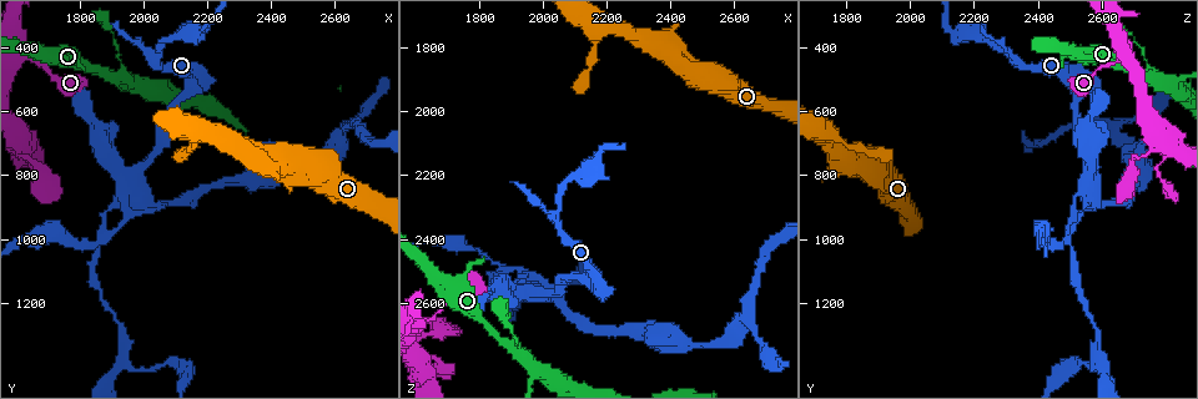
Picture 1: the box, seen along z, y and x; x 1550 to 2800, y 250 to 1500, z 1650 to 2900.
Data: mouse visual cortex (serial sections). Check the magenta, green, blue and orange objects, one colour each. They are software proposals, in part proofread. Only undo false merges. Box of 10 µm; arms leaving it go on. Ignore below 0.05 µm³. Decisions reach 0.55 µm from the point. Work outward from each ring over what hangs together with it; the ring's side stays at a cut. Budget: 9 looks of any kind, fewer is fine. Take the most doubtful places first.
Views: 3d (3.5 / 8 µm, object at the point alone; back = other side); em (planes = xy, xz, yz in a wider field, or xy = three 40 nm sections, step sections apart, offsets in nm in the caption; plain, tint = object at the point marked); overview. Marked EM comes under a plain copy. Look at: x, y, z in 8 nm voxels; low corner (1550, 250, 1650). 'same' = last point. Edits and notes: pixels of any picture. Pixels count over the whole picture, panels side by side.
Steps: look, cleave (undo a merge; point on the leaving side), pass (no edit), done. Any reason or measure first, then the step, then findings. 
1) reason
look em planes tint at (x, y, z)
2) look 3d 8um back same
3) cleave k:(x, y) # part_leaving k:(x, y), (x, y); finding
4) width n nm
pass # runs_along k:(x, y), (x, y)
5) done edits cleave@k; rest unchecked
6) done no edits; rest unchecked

three arms meet
look 3d 8um at (1920, 490, 2760)

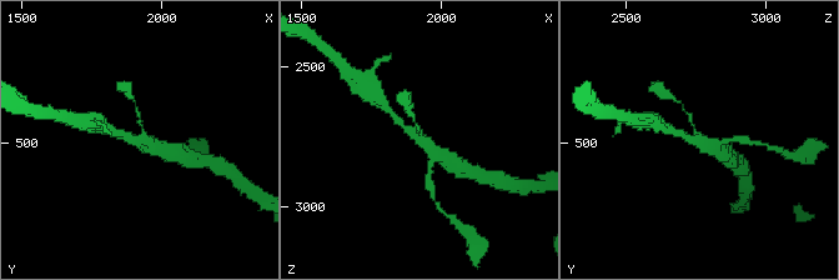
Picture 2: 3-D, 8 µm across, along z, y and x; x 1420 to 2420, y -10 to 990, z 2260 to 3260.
closer look
look 3d 3.5um same

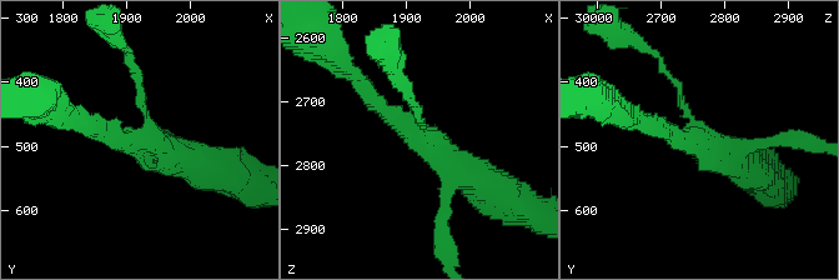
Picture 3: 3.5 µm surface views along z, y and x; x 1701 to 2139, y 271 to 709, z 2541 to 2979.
pass # continuous, no second cell

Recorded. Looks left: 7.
sharp bend
look 3d 3.5um at (2170, 530, 2530)

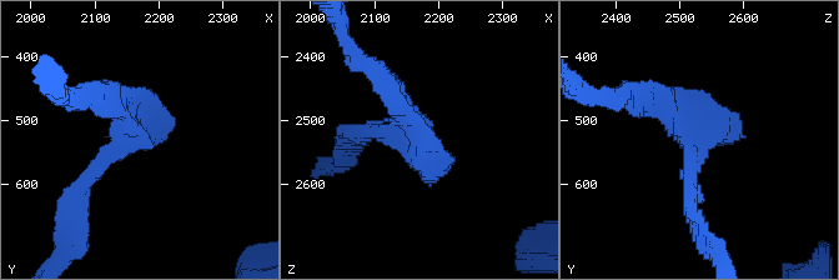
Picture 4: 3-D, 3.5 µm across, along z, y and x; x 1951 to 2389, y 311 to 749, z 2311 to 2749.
now the EM
look em xy step 5 tint at (2170, 525, 2535)

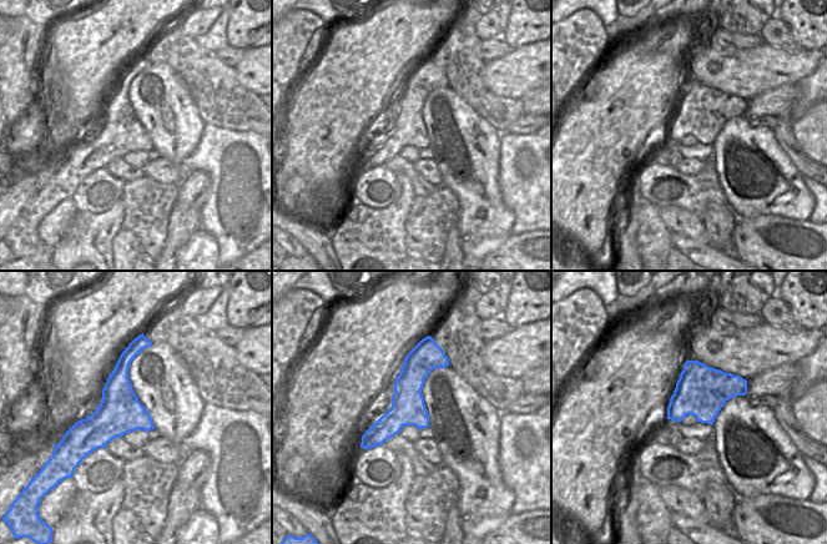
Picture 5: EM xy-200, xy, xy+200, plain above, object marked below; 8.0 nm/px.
pass # runs_along 4:(388, 90), (423, 158), (431, 131); one cell here

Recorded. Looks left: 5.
three arms meet
look 3d 3.5um at (1860, 1010, 2500)

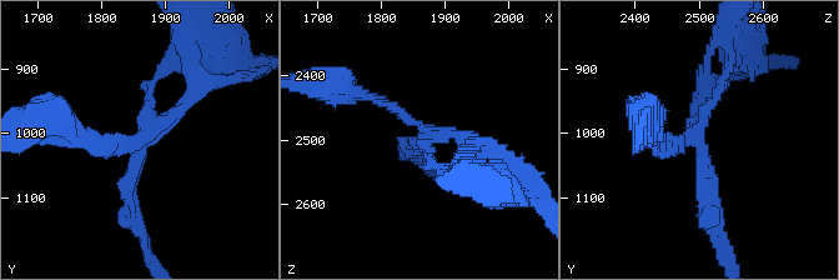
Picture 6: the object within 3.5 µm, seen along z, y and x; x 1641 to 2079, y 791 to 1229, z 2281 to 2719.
arms 3; arm_widths 150, 200, 200 nm; shape alone is not enough
look em xy step 2 tint at (1870, 1010, 2495)

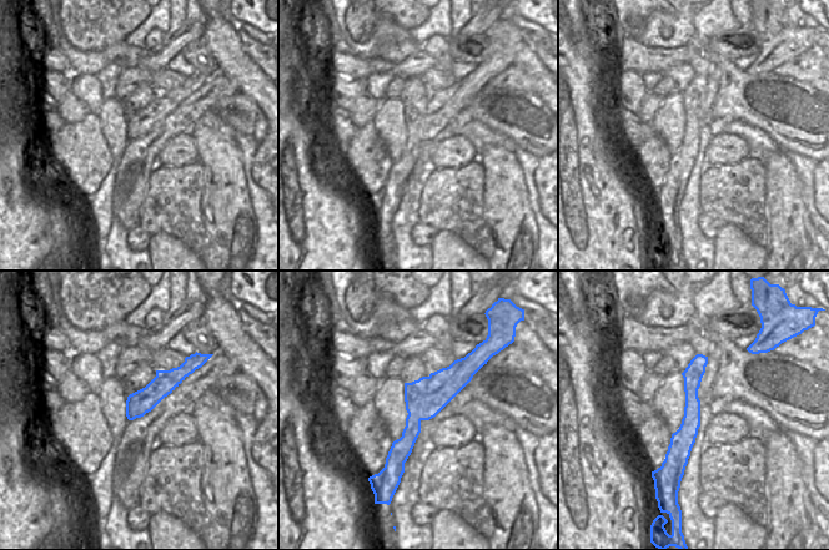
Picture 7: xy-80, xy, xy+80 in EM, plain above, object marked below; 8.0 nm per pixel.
cleave 6:(112, 145) # a second cell is stuck on

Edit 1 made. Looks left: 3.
look overview

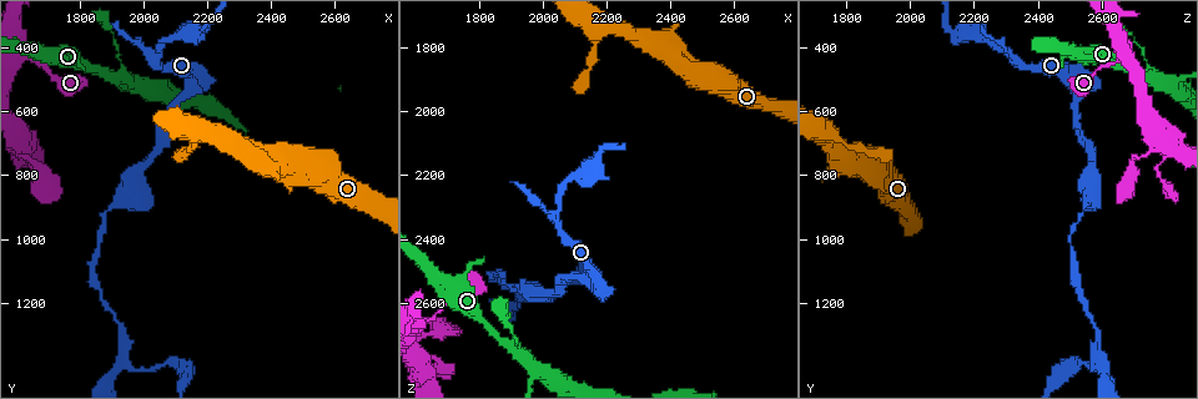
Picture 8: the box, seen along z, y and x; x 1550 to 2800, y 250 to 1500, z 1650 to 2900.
thin neck
look 3d 3.5um at (1930, 1360, 2590)

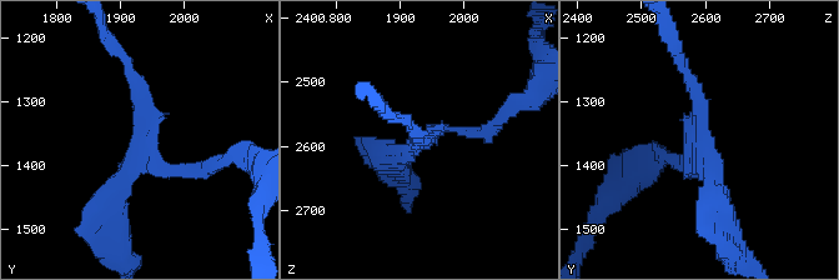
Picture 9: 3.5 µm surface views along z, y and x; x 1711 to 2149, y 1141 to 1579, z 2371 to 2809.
arms 3; arm_widths 100, 200, 250 nm
look em xy step 3 tint at (1935, 1365, 2590)

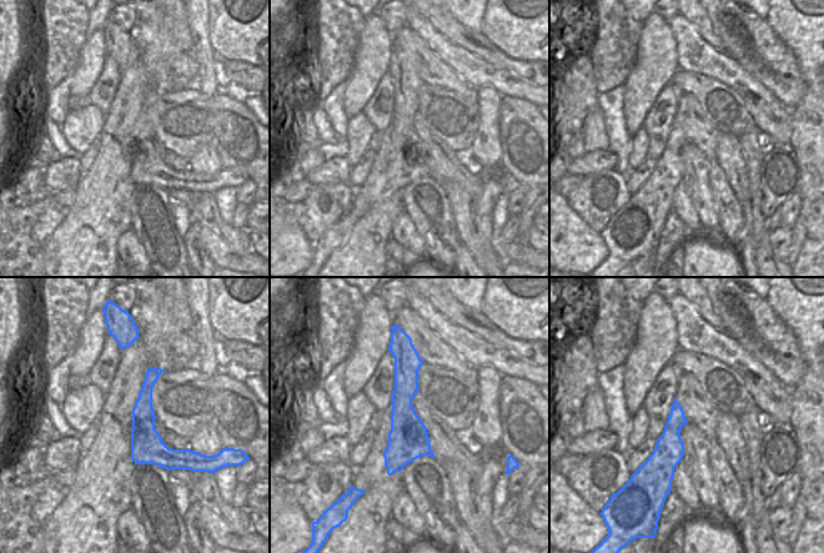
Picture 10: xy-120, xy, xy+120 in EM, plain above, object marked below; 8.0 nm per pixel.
width 320 nm
pass # runs_along 9:(681, 61), (701, 103), (688, 169); one cell here

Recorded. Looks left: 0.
done edits cleave@6; rest unchecked

